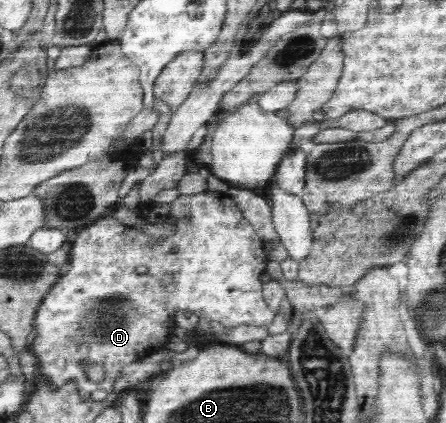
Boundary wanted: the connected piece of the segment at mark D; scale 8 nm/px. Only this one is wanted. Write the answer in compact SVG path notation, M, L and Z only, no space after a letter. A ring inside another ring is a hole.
M229 193L181 194L171 203L153 201L139 205L137 210L143 221L151 225L175 225L175 233L168 237L153 237L143 229L126 226L111 216L79 230L73 251L70 251L71 269L67 275L61 275L41 301L34 321L35 338L30 350L38 360L41 383L63 387L69 381L75 381L79 389L77 393L84 400L101 401L113 391L123 367L165 349L173 335L171 331L175 331L175 317L179 311L195 313L205 321L217 321L225 327L255 324L268 328L276 316L277 311L266 303L262 294L269 264L263 254L264 241L256 235ZM173 247L177 247L177 253L171 253ZM85 363L103 365L103 369L109 367L109 387L93 383L85 373Z

